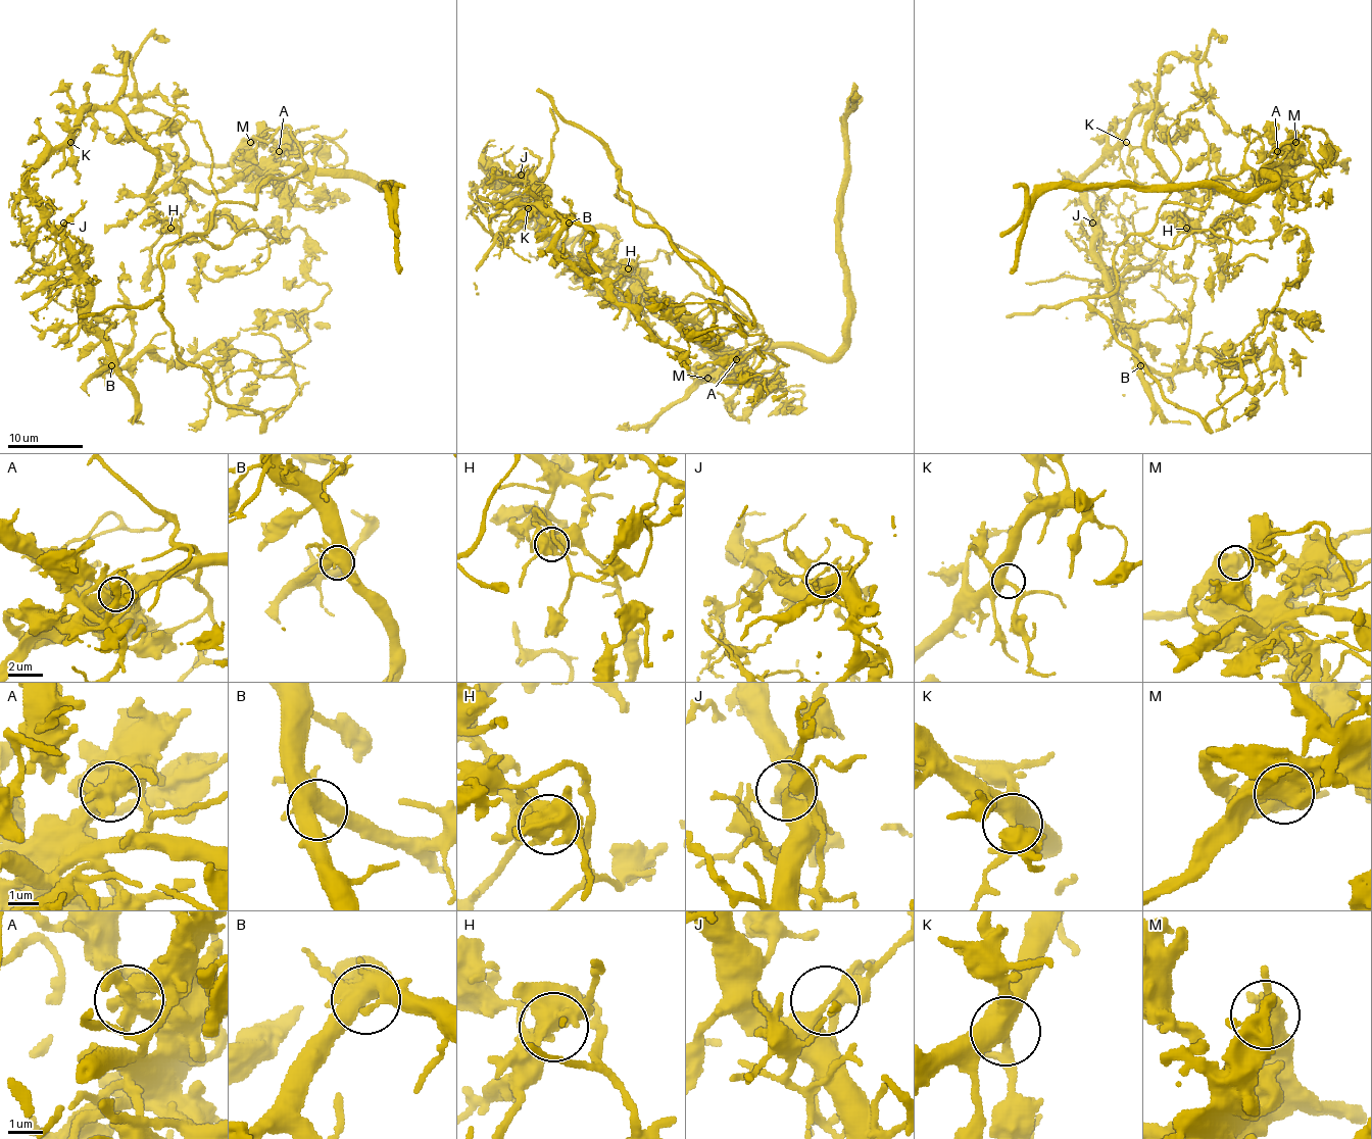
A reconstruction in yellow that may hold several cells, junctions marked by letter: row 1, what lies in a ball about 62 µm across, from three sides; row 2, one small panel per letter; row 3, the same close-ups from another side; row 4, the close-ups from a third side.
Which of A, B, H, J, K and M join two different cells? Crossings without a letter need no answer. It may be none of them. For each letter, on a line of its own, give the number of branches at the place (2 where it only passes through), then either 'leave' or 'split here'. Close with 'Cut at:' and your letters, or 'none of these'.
A: 3 branches meet; split here
B: 4 branches meet; leave
H: 3 branches meet; split here
J: 1 branches meet; split here
K: 4 branches meet; leave
M: 4 branches meet; split here
Cut at: A, H, J, M

